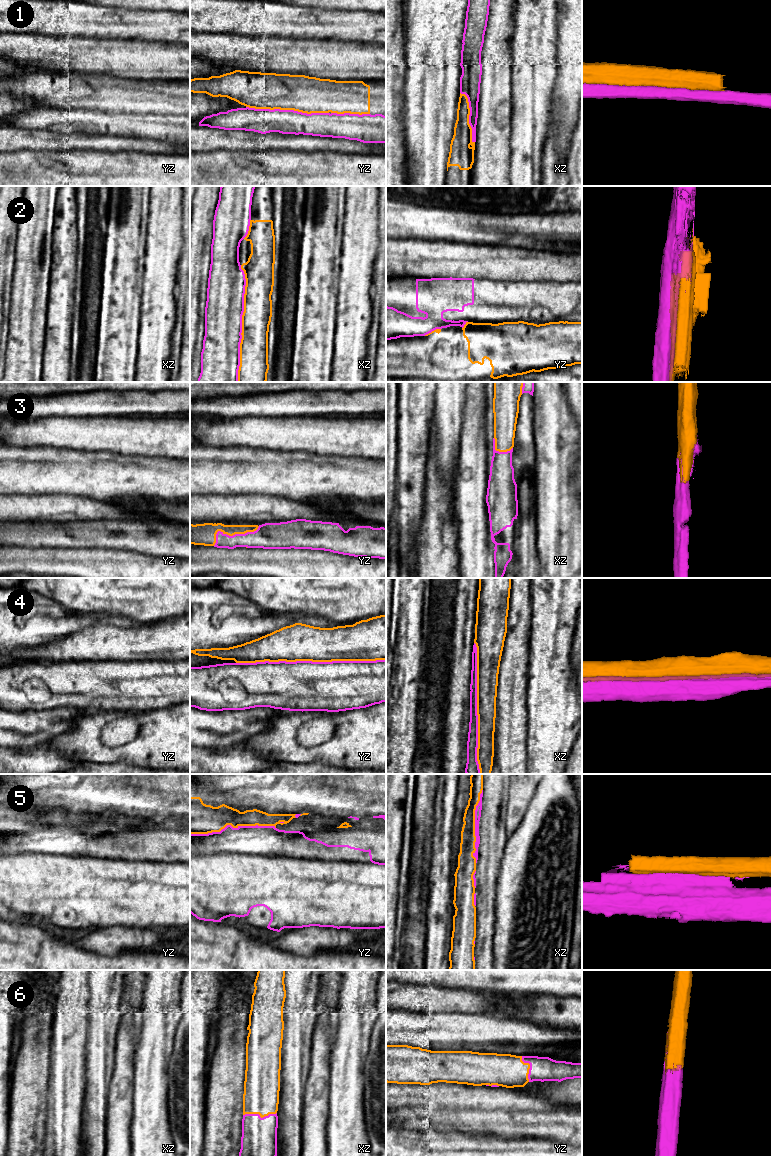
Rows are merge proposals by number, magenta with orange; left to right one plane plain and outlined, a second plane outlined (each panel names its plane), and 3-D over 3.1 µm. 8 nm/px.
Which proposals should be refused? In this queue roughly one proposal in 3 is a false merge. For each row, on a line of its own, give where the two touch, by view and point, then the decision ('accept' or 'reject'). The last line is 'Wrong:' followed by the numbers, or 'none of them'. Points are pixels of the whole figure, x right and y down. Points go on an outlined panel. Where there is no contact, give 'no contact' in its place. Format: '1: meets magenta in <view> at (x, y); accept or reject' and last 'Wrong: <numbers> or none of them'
1: meets magenta in yz at (287, 110); reject
2: meets magenta in xz at (241, 323); reject
3: meets magenta in yz at (231, 536); accept
4: meets magenta in yz at (310, 661); reject
5: meets magenta in yz at (232, 827); reject
6: meets magenta in xz at (259, 1115); accept
Wrong: 1, 2, 4, 5

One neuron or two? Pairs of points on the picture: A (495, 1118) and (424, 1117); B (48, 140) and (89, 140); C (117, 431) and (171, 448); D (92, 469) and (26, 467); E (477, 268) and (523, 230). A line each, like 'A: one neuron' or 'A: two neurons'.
A: one neuron
B: one neuron
C: one neuron
D: one neuron
E: two neurons

